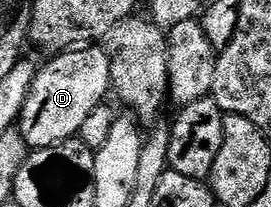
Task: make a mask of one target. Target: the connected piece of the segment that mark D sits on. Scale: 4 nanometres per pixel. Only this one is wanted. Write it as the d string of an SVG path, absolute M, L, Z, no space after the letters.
M74 47L64 53L50 56L48 58L50 61L38 68L35 79L31 83L31 91L27 95L27 103L23 103L21 116L17 118L16 124L30 150L46 149L64 141L74 140L80 134L87 115L91 115L95 107L103 104L106 100L105 96L110 96L110 54L104 48L102 49L101 47Z

